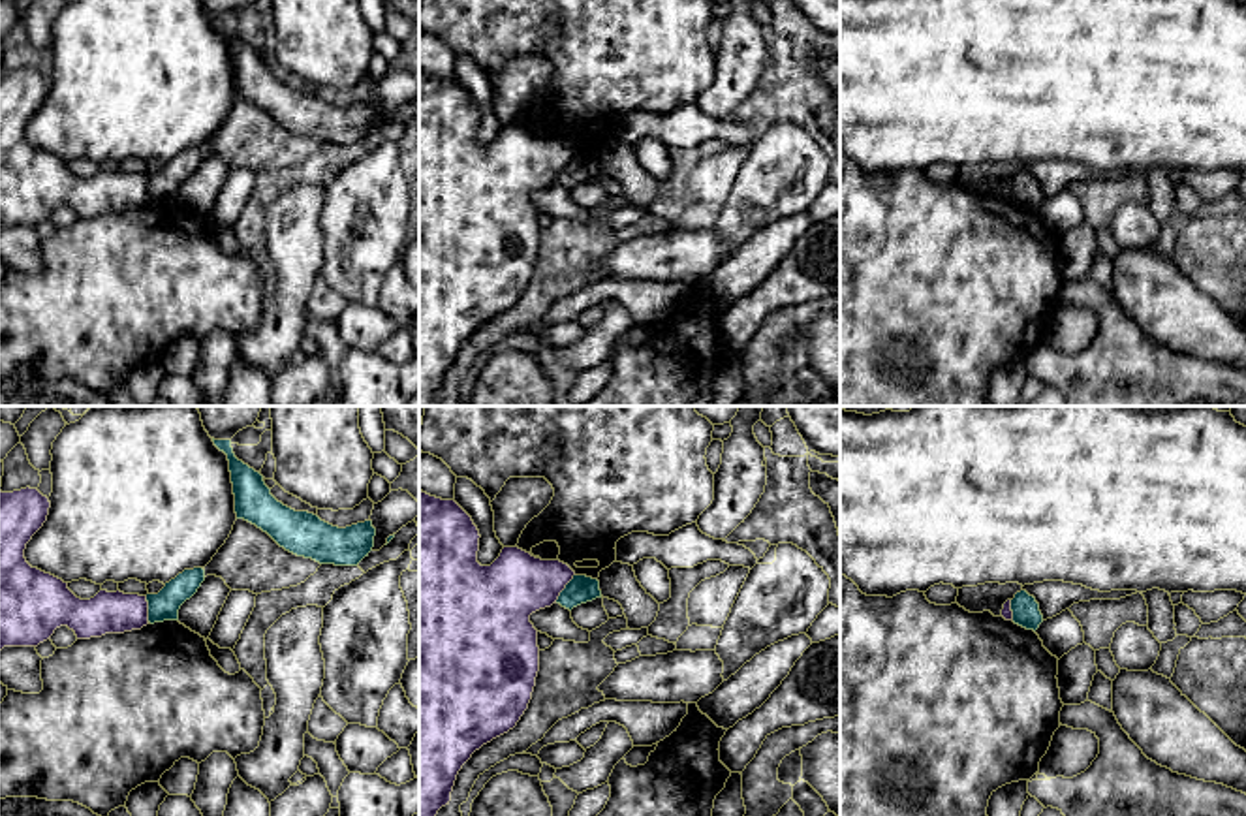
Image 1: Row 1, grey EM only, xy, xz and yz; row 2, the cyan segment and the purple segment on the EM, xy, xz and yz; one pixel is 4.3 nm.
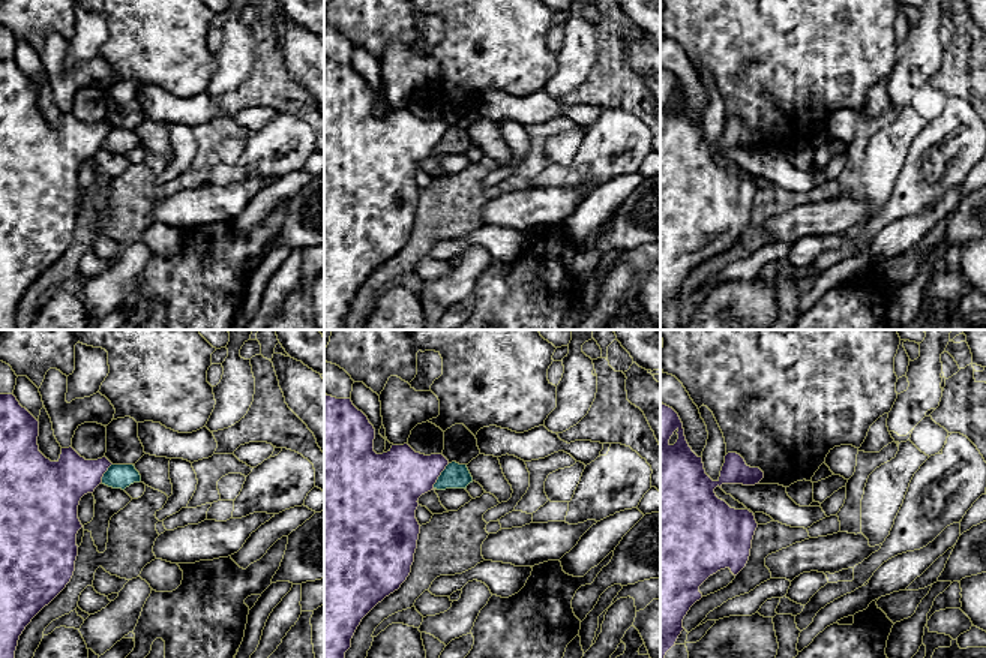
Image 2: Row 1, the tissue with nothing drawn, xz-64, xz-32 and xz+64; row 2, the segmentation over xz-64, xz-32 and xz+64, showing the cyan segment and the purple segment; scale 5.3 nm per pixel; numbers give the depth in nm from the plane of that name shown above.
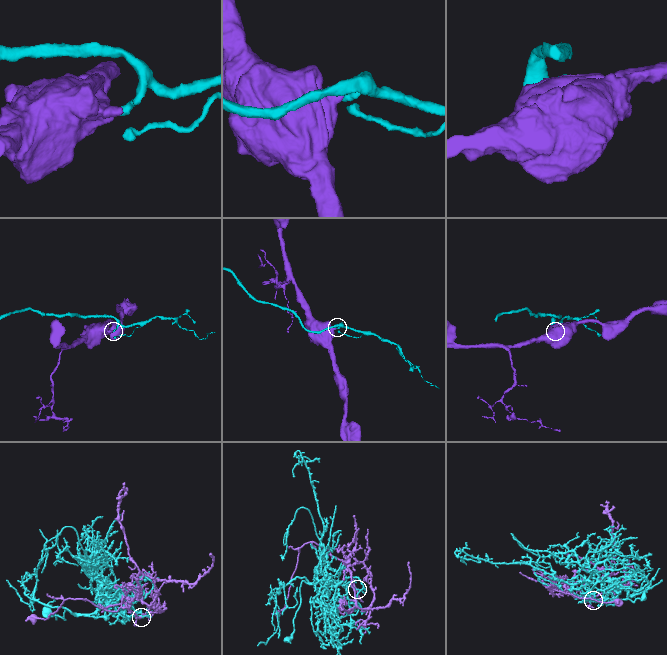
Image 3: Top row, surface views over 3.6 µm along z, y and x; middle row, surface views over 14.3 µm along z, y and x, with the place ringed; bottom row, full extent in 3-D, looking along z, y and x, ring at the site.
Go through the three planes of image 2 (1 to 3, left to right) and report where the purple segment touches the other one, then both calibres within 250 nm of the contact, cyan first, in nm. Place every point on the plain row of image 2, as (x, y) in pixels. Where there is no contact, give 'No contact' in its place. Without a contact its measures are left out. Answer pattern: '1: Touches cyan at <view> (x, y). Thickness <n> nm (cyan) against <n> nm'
1: Touches cyan at xz-64 (105, 137). Thickness 130 nm (cyan) against 260 nm
2: Touches cyan at xz-32 (440, 140). Thickness 140 nm (cyan) against 320 nm
3: No contact

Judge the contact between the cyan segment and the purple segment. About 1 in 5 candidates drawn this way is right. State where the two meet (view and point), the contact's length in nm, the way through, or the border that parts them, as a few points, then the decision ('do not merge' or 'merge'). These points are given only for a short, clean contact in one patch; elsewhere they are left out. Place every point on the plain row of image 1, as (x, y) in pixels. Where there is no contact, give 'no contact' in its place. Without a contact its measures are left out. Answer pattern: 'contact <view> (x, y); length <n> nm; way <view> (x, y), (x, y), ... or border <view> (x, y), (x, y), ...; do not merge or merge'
contact xz (564, 168); length 150 nm; border xz (574, 153), (555, 181); do not merge

